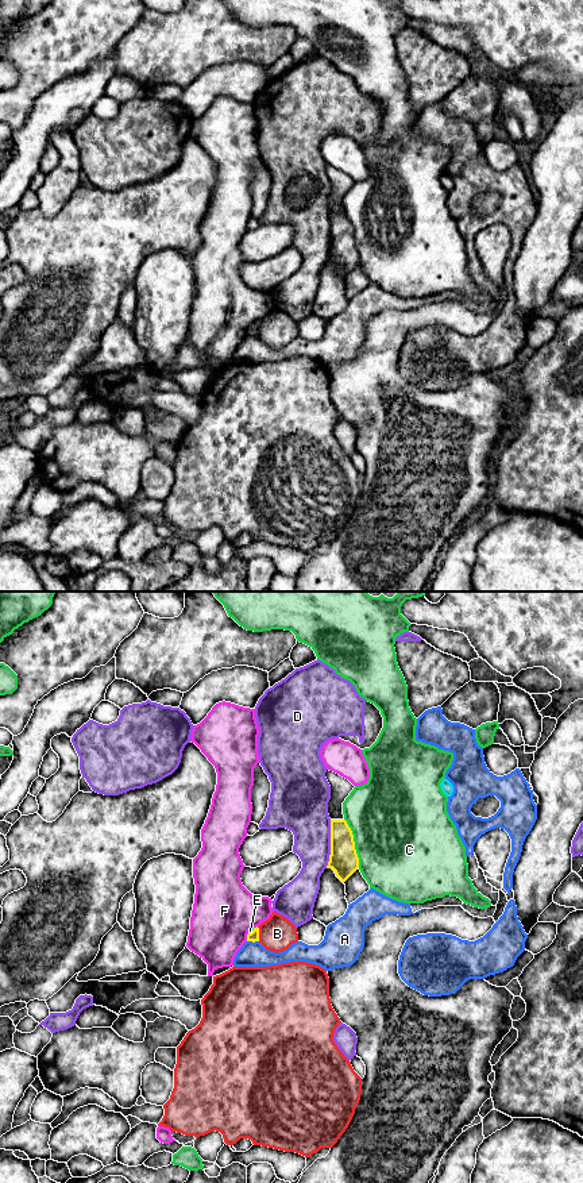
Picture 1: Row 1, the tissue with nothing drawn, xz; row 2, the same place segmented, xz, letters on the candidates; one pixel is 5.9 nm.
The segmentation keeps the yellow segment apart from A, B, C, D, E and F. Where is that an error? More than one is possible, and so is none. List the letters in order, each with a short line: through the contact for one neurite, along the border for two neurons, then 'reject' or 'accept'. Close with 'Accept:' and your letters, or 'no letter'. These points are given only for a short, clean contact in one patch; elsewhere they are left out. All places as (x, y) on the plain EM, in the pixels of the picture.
A: reject
B: reject
C: reject
D: reject
E: line xz (254, 323), (248, 328); reject
F: reject
Accept: no letter

